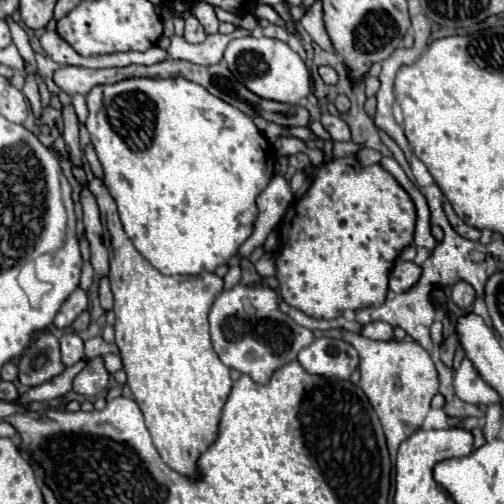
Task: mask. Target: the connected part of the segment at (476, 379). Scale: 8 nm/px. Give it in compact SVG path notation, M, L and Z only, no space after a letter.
M464 358L460 368L454 372L454 390L460 400L470 402L470 404L488 406L488 404L500 402L498 392L492 390L486 382L482 382L482 378L478 376L478 372L474 370L468 358Z

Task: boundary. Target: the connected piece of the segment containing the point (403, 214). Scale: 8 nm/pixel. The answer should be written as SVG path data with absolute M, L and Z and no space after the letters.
M336 158L336 160L330 160L326 164L322 164L320 168L316 170L310 170L306 168L306 172L312 176L312 186L310 190L306 192L304 198L296 200L286 216L284 216L284 224L280 226L280 248L276 252L276 266L278 266L278 272L276 272L276 278L280 282L280 292L282 292L282 298L302 310L304 314L312 316L312 318L324 318L324 320L332 320L332 318L338 318L344 310L358 310L362 306L372 306L372 304L382 304L386 300L386 294L388 294L388 276L390 276L390 268L394 266L394 258L398 256L398 252L402 248L406 248L412 240L414 240L414 224L416 224L416 208L410 200L410 196L404 192L404 188L386 172L382 170L378 164L374 166L368 166L368 168L362 168L358 164L356 158Z

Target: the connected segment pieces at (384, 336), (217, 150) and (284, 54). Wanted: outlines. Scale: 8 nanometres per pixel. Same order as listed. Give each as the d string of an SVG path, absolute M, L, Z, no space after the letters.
M370 322L368 326L362 328L362 334L366 338L372 338L372 340L394 340L394 334L392 334L392 326L386 324L386 322Z
M128 78L110 86L92 88L86 100L90 110L86 128L92 136L92 144L102 164L104 182L118 204L122 226L126 234L130 236L130 240L134 242L134 246L138 248L138 252L162 274L180 274L180 276L196 276L202 272L214 272L218 266L226 264L232 256L236 256L240 244L252 234L252 224L258 212L256 196L268 186L268 180L274 176L274 160L276 160L274 150L270 148L270 142L254 126L252 118L244 116L244 112L240 112L238 108L232 108L224 100L212 96L204 86L184 78Z
M234 38L224 52L224 60L228 64L228 70L240 80L250 92L254 92L260 98L274 100L274 102L286 102L286 104L298 104L310 94L310 74L306 68L306 62L284 42L272 40L272 38Z

